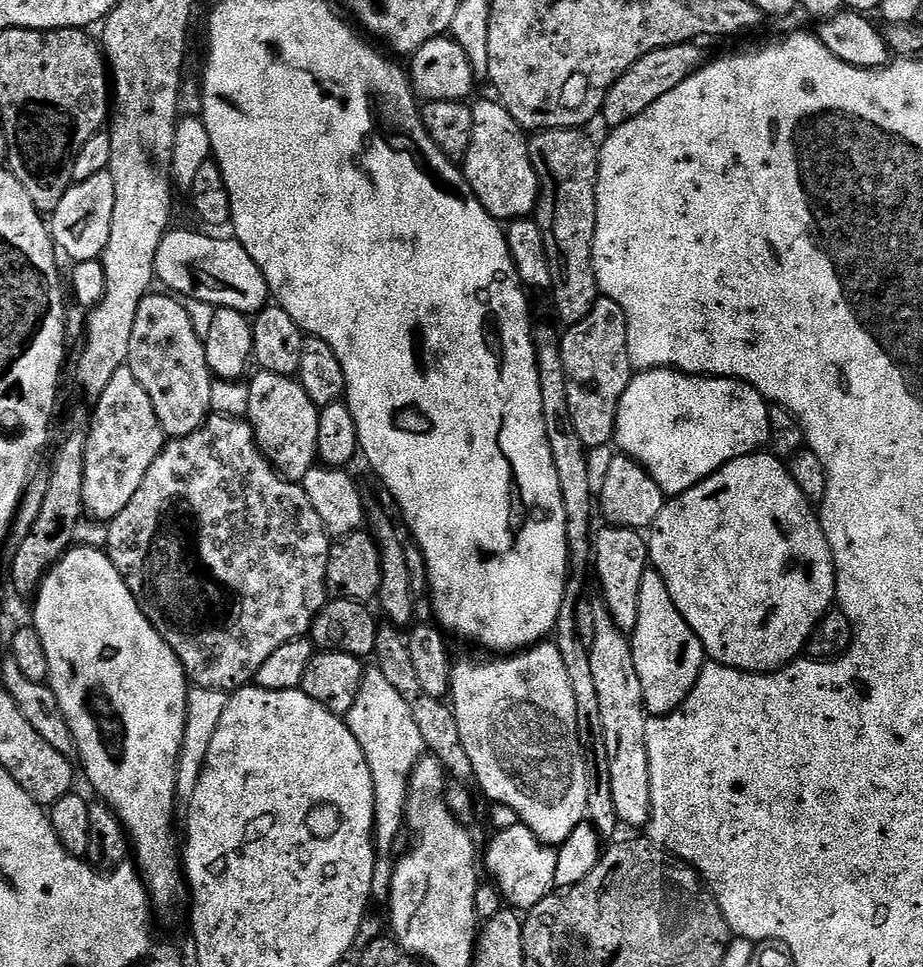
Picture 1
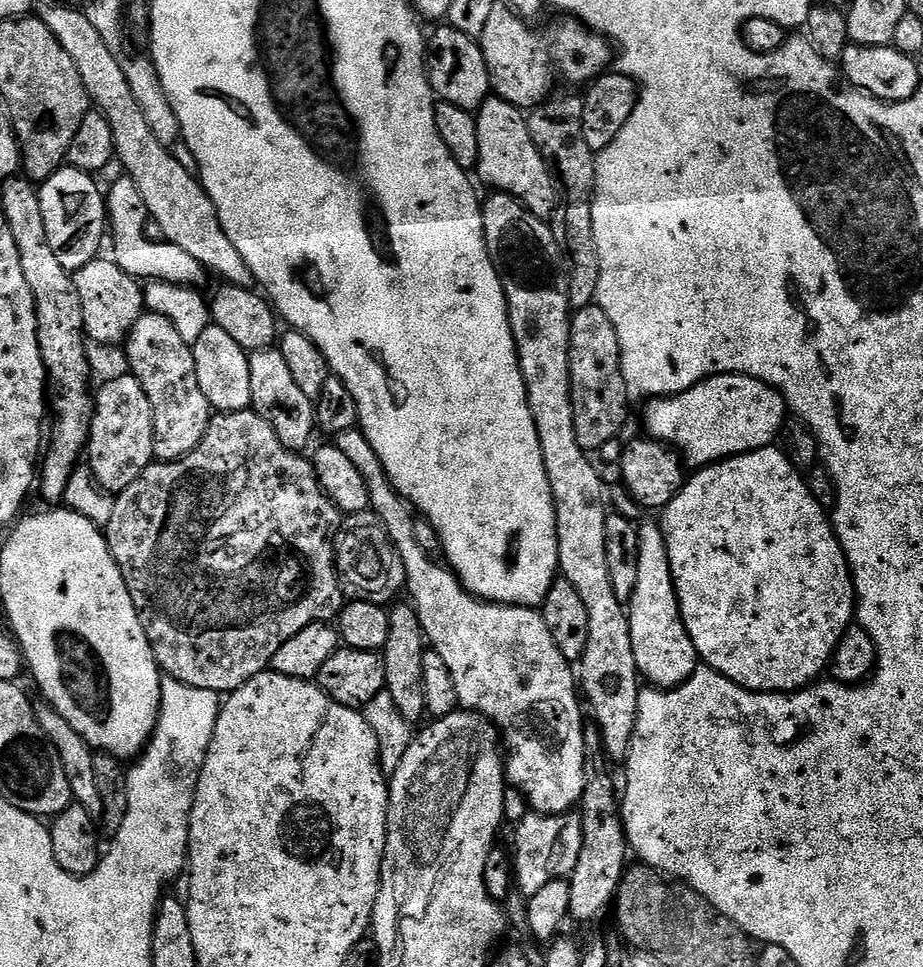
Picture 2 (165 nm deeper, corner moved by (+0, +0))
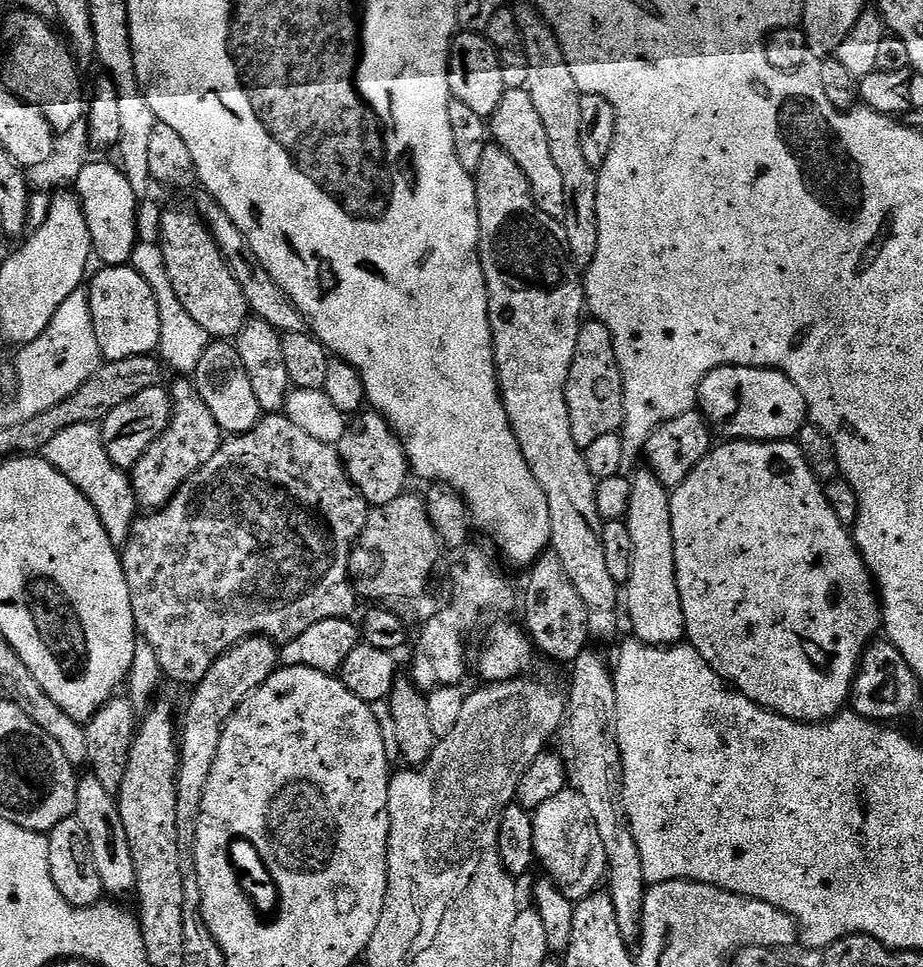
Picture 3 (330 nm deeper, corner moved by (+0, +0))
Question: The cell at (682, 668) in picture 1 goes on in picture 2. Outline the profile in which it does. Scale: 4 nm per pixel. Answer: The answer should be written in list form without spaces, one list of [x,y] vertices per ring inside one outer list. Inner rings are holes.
[[[656,522],[641,523],[639,530],[638,586],[634,586],[634,594],[626,608],[630,642],[634,646],[634,662],[641,677],[649,685],[667,690],[685,684],[696,673],[698,657],[694,642],[682,622],[664,532]]]

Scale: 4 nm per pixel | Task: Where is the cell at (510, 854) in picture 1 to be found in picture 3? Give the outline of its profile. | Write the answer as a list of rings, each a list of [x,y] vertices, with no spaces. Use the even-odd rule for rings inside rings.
[[[569,786],[562,790],[562,794],[550,798],[543,806],[532,813],[534,822],[534,850],[539,867],[544,867],[547,879],[555,882],[563,892],[568,893],[573,902],[579,902],[591,896],[605,883],[608,874],[608,859],[606,849],[602,847],[602,837],[598,835],[598,826],[594,826],[594,818],[586,806],[586,798],[575,788]]]

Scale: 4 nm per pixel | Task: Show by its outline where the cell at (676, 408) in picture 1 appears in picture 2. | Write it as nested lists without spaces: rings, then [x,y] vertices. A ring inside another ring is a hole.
[[[711,376],[677,396],[653,399],[648,406],[647,435],[679,450],[689,465],[696,464],[692,466],[767,448],[781,435],[786,419],[783,396],[752,376]]]

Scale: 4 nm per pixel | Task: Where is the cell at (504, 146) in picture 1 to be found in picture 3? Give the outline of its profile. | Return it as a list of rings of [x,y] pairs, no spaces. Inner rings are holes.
[[[527,87],[508,88],[502,102],[498,102],[498,110],[490,118],[490,136],[514,162],[522,169],[522,174],[532,187],[532,196],[536,205],[550,218],[563,221],[568,207],[566,206],[566,185],[562,182],[562,174],[558,166],[554,166],[554,158],[550,154],[550,141],[546,139],[546,126],[542,126],[542,118],[538,118],[538,110],[534,110],[534,102],[530,102]]]

